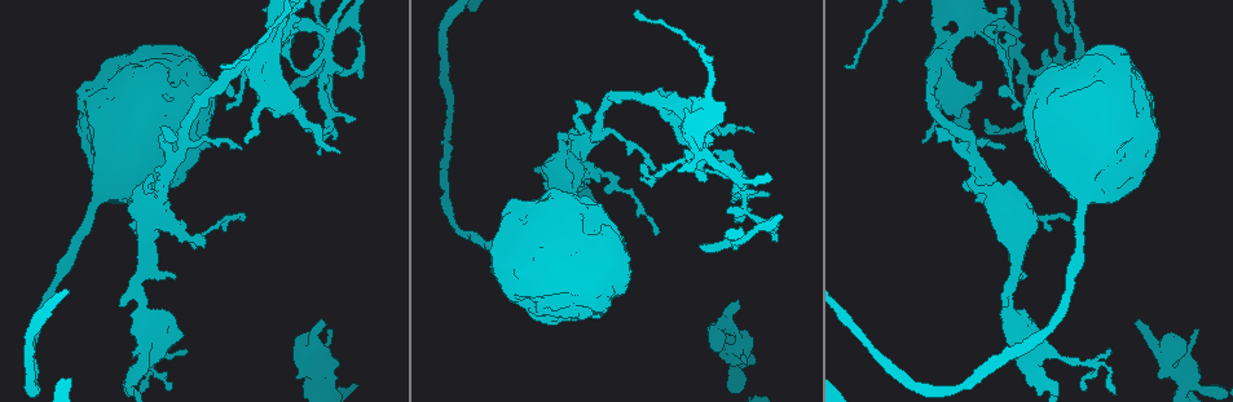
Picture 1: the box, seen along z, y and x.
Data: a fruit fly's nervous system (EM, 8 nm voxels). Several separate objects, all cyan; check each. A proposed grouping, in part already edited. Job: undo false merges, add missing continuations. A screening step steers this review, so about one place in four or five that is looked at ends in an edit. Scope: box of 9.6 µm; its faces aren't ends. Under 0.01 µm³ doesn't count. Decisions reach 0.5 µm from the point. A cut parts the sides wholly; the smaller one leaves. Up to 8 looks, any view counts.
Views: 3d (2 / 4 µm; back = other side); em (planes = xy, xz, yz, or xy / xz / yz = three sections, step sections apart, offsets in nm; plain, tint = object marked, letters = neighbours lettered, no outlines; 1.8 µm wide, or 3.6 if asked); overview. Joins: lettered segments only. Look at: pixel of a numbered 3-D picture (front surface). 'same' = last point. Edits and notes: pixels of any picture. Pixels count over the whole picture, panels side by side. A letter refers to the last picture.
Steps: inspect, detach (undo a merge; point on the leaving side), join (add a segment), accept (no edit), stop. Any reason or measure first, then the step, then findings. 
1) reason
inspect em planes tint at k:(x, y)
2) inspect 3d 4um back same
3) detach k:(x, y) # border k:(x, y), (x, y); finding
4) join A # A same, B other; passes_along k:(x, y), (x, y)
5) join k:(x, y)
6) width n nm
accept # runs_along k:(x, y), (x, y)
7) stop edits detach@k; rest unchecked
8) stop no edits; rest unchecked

branch stops here
inspect 3d 2um at 1:(739, 301)

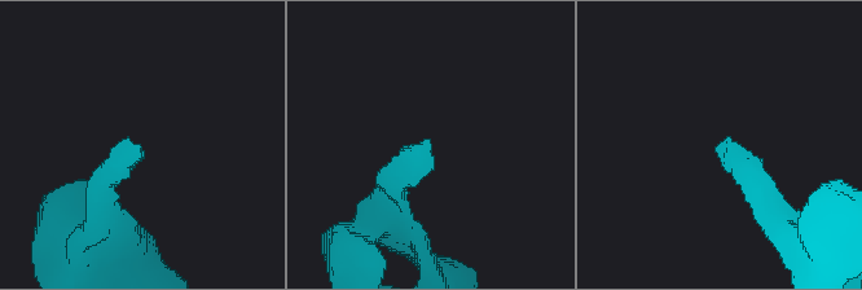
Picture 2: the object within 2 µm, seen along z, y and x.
need the tissue
inspect em 3.6um planes letters at 2:(428, 141)

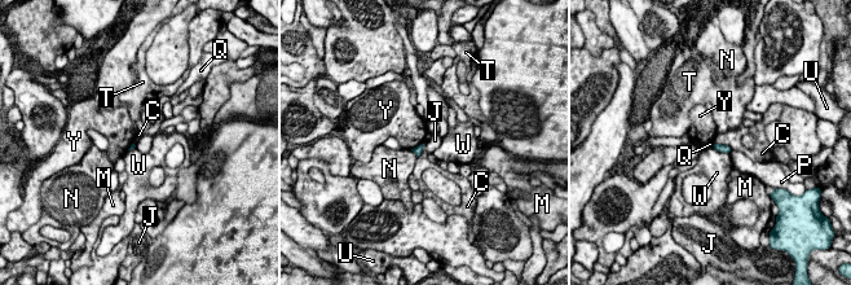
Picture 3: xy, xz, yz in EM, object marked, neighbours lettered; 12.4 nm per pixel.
longest_contact C 240 nm
accept # C other, J other, M other, N other, P other, Q other, T other, U other, W other, Y other; border 3:(714, 141), (731, 149); no lettered segment goes on from it

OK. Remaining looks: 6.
abrupt turn
inspect em planes letters at 1:(327, 124)

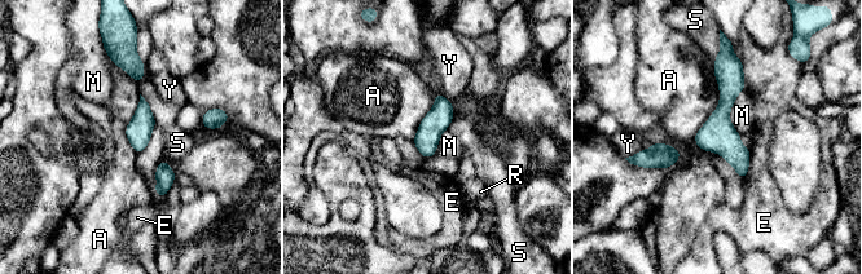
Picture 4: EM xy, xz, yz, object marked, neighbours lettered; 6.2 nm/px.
accept # A other, E other, M other, R other, S other, Y other; runs_along 4:(724, 57), (722, 138), (743, 172); continuous, no second neuron

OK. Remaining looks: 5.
sharp bend
inspect em xz step 8 tint at 1:(1017, 32)

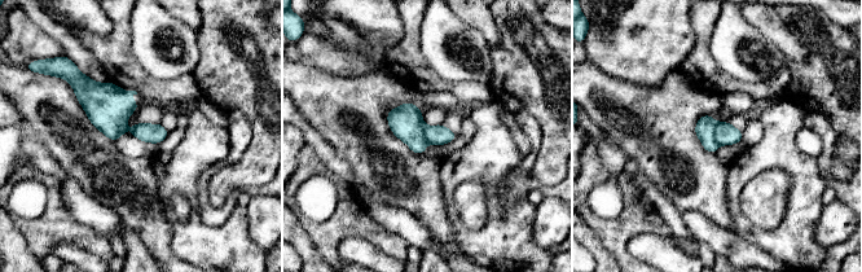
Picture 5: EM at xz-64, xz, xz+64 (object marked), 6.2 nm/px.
another direction
inspect em planes letters same

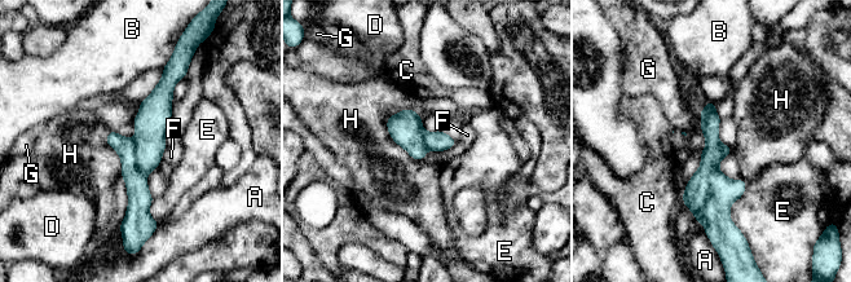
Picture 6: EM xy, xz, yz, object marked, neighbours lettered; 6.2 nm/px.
accept # A other, B other, C other, D other, E other, F other, G other, H other; runs_along 6:(167, 73), (131, 221); all the same neuron

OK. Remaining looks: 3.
stop no edits; rest unchecked

